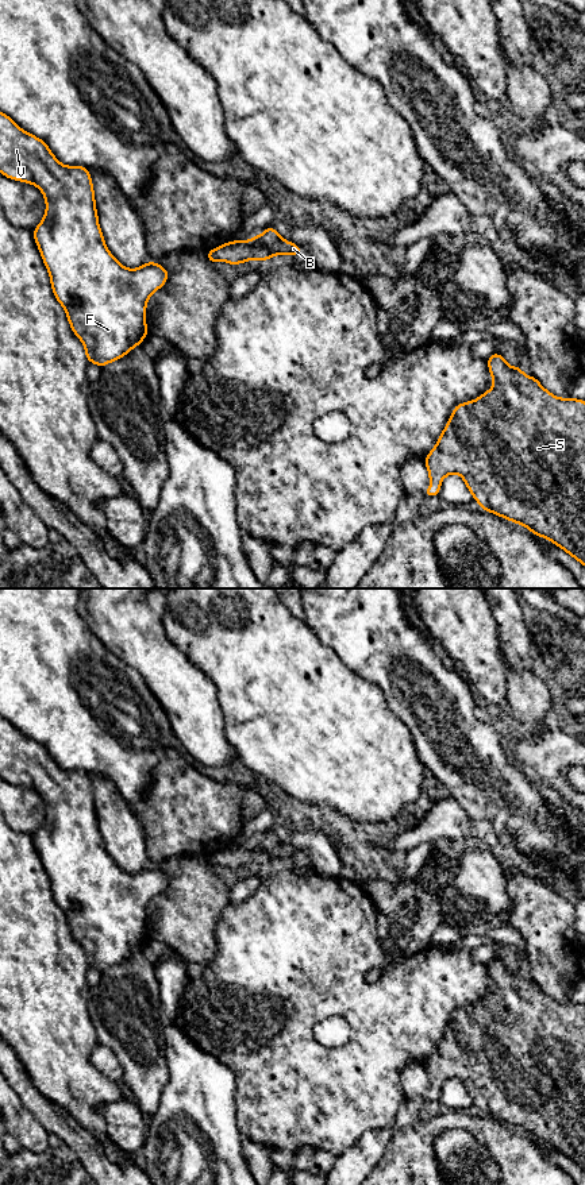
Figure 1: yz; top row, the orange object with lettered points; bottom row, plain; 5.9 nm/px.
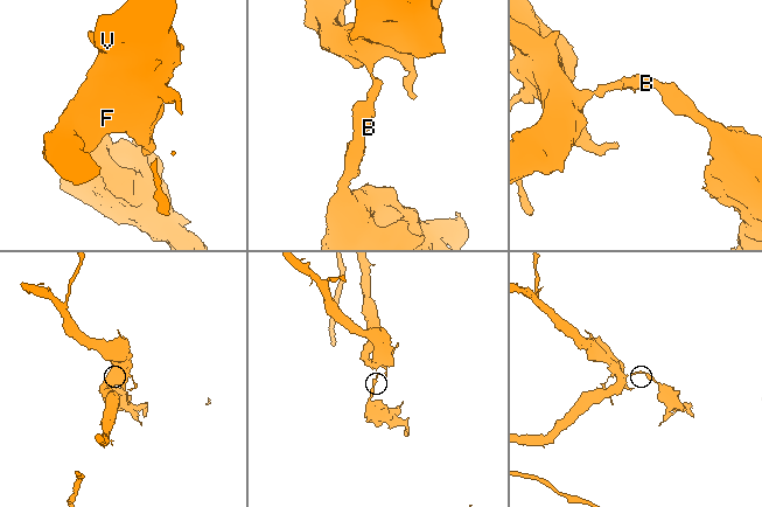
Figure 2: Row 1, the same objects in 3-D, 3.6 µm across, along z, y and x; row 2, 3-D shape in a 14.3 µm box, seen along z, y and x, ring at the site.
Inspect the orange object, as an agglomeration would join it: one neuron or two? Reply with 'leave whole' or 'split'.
split

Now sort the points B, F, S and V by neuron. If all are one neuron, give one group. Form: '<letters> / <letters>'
B S / F V

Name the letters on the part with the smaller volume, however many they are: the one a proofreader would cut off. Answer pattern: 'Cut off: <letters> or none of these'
Cut off: B, S

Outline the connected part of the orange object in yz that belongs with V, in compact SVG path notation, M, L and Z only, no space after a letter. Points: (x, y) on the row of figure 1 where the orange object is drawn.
M0 112L0 173L9 180L35 185L45 196L46 212L32 231L34 239L50 274L53 294L65 309L73 333L82 341L88 362L104 367L131 352L149 333L147 300L166 283L169 271L157 262L147 262L134 270L120 265L107 248L99 225L91 171L84 166L62 165L46 142L18 127L3 112Z

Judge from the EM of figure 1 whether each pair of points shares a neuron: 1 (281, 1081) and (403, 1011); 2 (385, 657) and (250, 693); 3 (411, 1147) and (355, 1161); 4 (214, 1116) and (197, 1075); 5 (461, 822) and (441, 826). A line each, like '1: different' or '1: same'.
1: same
2: different
3: different
4: same
5: same

